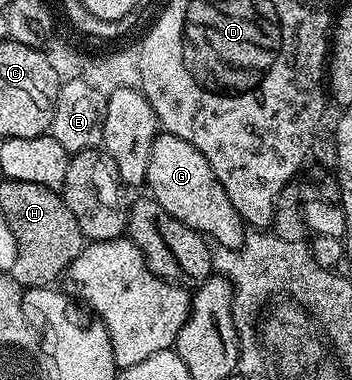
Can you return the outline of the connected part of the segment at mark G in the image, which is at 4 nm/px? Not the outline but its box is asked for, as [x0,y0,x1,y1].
[146,131,248,250]

